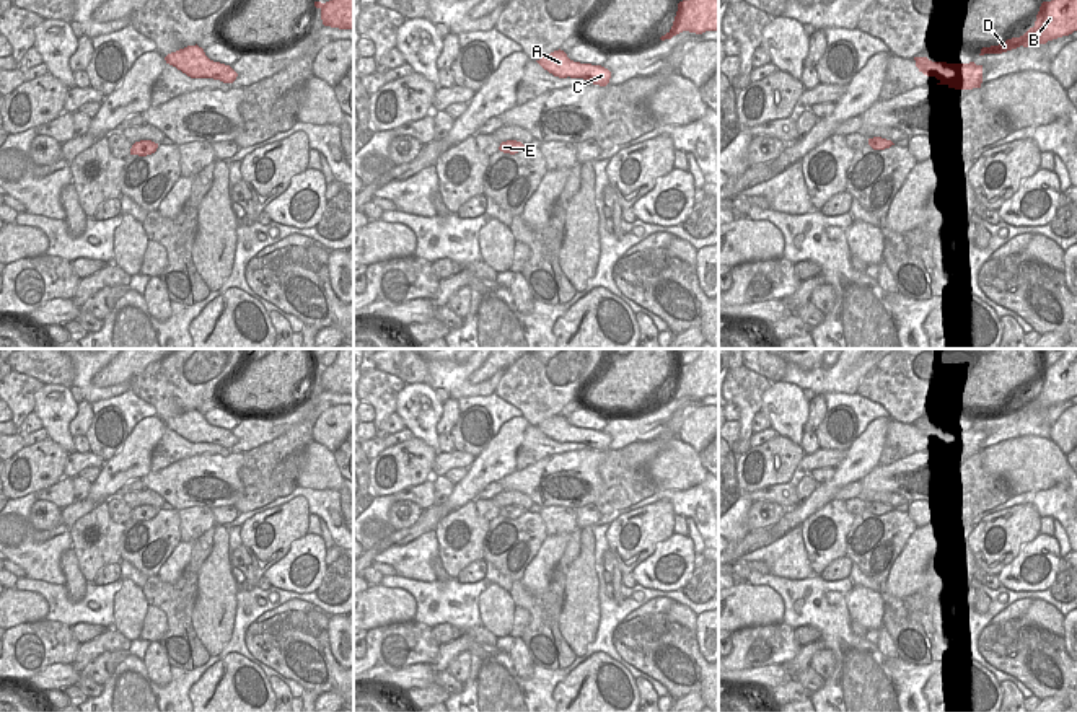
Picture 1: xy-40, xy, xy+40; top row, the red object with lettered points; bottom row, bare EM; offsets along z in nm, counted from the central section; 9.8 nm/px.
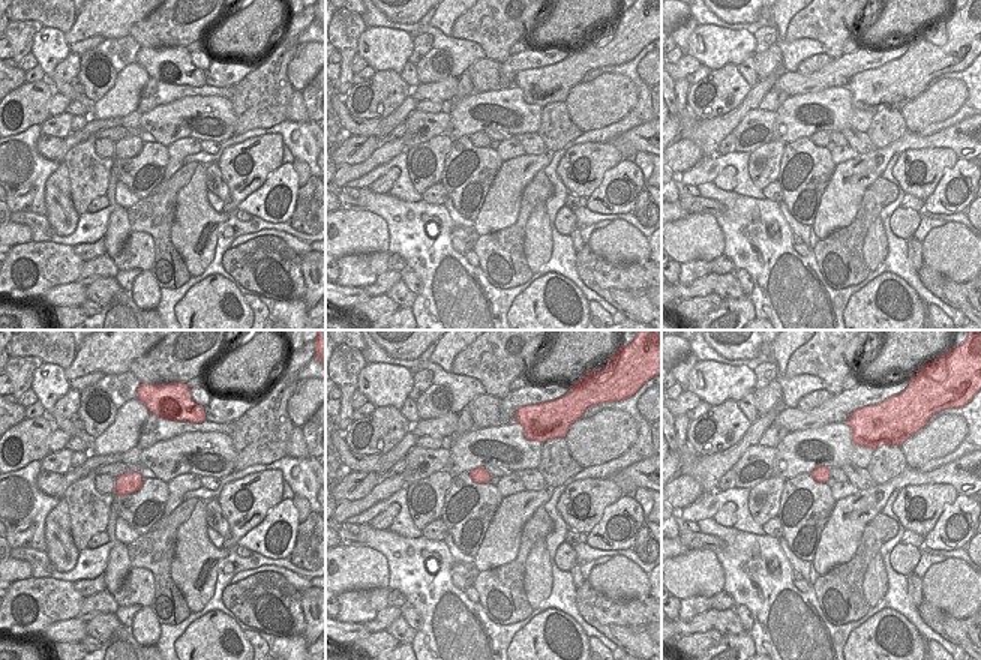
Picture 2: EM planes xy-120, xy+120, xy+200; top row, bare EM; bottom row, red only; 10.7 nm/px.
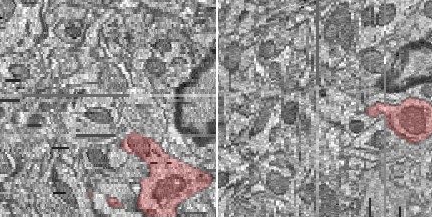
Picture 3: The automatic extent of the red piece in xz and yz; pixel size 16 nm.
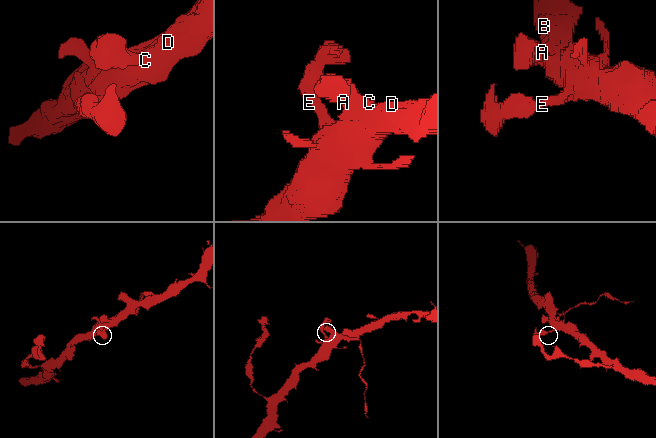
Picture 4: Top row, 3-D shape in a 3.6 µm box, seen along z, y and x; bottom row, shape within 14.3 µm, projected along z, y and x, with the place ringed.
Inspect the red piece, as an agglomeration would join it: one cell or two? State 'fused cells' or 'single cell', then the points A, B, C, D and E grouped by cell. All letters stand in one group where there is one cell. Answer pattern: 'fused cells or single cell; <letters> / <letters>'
single cell; A B C D E

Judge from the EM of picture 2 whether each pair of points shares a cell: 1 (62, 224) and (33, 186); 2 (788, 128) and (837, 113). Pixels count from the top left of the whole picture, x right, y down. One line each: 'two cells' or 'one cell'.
1: two cells
2: one cell

